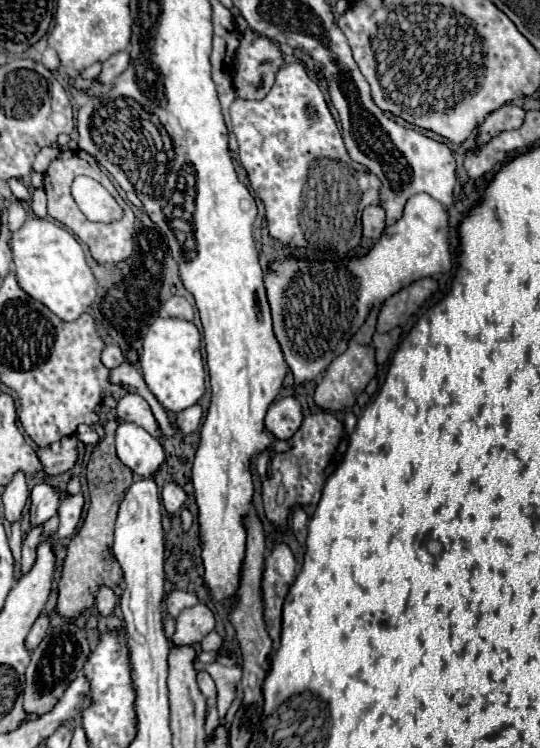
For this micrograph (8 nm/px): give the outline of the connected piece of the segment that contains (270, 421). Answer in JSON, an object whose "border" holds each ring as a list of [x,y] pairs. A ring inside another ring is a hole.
{"border":[[[284,397],[270,405],[266,415],[266,429],[272,431],[278,439],[288,439],[296,433],[302,423],[302,409],[294,397]]]}

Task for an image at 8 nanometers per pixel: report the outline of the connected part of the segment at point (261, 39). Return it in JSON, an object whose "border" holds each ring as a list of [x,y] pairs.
{"border":[[[246,29],[240,33],[240,45],[238,45],[238,51],[236,51],[236,57],[234,57],[234,89],[236,89],[236,95],[240,99],[246,99],[246,101],[260,101],[264,99],[274,81],[276,81],[276,73],[280,71],[280,67],[284,65],[284,57],[282,57],[282,51],[278,47],[278,43],[274,39],[268,39],[252,29]]]}

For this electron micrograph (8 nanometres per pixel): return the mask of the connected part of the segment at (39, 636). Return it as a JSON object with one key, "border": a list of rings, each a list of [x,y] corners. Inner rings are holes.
{"border":[[[42,613],[42,615],[36,619],[36,623],[32,625],[32,629],[30,629],[28,637],[26,637],[26,643],[28,643],[28,649],[30,649],[30,651],[44,639],[48,627],[50,627],[50,617],[48,617],[46,613]]]}

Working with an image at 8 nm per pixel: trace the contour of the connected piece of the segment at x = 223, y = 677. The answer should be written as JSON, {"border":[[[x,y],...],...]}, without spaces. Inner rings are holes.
{"border":[[[238,659],[236,669],[234,669],[234,665],[230,665],[230,669],[218,669],[218,665],[212,665],[208,673],[212,675],[212,679],[214,679],[216,687],[218,687],[218,713],[220,713],[220,715],[222,715],[222,719],[224,719],[226,709],[230,707],[232,699],[234,699],[234,697],[236,697],[236,693],[238,693],[238,689],[236,689],[236,687],[238,687],[238,681],[240,681],[240,677],[242,677],[242,665],[240,665],[240,659]]]}

